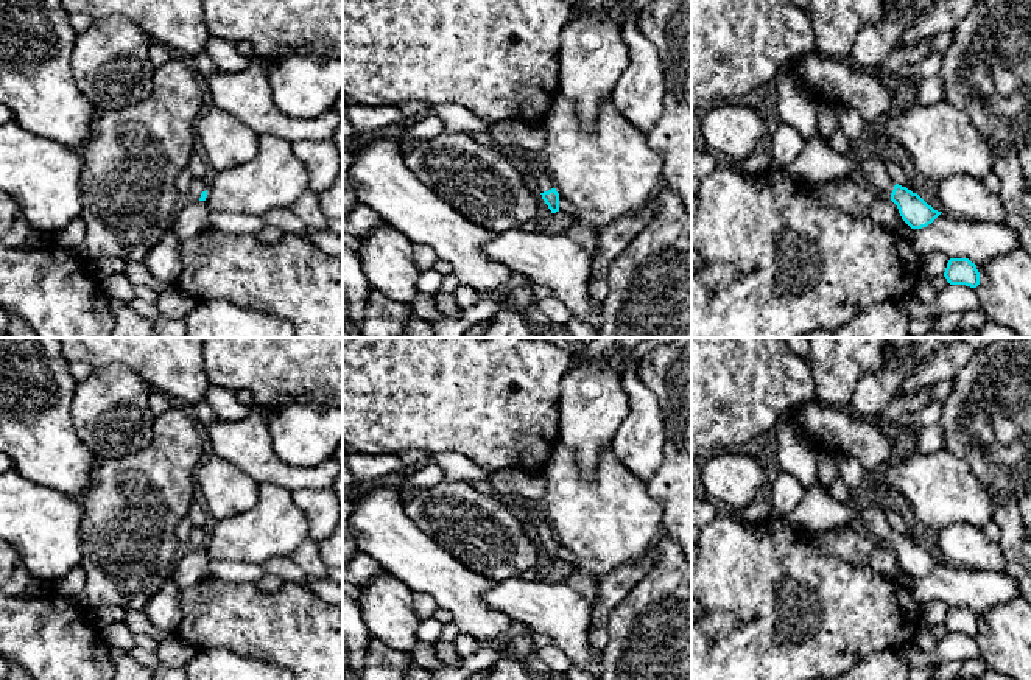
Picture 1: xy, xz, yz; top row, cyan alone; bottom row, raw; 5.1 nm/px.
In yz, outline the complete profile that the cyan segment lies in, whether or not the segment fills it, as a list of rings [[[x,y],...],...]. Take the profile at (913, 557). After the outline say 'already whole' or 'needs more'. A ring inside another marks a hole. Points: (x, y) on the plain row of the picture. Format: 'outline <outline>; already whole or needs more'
outline [[[819,481],[804,492],[801,503],[783,518],[807,534],[852,524],[891,548],[911,577],[931,573],[942,560],[928,554],[917,542],[896,532],[880,506],[872,503],[838,503],[825,492]]]; needs more

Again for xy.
outline [[[195,526],[192,529],[190,542],[188,542],[187,548],[190,548],[190,549],[206,549],[206,546],[207,546],[207,532],[209,532],[209,526],[207,528]]]; needs more

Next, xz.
outline [[[542,510],[540,517],[534,521],[534,529],[542,543],[542,548],[551,559],[551,562],[559,560],[559,542],[556,540],[554,528]]]; needs more

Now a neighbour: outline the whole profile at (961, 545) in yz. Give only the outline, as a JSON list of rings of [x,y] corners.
[[[952,523],[938,531],[942,562],[973,571],[1006,573],[1000,543],[991,542],[983,529],[969,523]]]

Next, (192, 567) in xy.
[[[187,548],[184,554],[176,560],[171,580],[176,587],[188,588],[207,577],[209,554],[206,549]]]

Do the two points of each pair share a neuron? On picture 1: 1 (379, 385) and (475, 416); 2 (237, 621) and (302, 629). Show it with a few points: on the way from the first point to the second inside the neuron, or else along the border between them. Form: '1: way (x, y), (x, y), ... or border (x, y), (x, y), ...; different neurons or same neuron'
1: way (402, 385), (444, 385), (452, 392); same neuron
2: way (253, 623), (287, 627); same neuron

